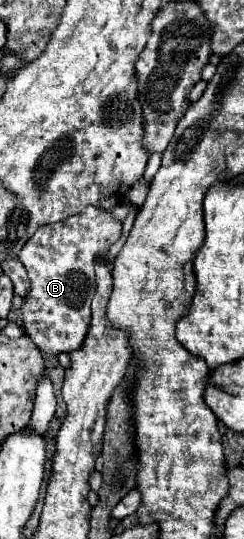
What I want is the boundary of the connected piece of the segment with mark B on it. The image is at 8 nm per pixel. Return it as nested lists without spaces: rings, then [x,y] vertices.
[[[90,207],[80,215],[40,227],[18,253],[32,289],[22,305],[26,335],[46,355],[72,353],[82,347],[90,325],[90,301],[94,297],[94,259],[120,239],[122,223],[110,211]]]

